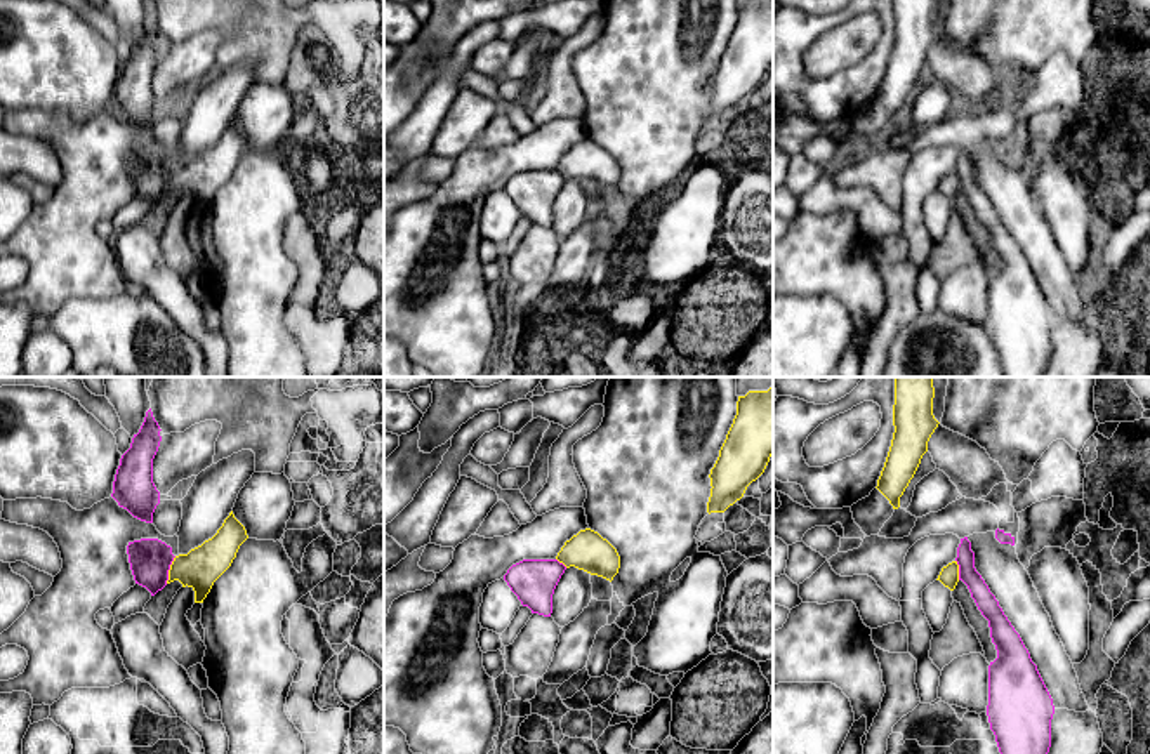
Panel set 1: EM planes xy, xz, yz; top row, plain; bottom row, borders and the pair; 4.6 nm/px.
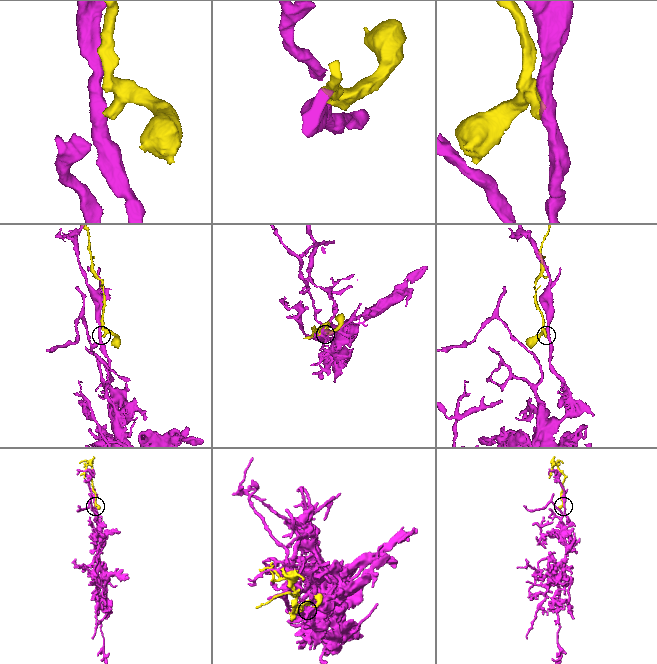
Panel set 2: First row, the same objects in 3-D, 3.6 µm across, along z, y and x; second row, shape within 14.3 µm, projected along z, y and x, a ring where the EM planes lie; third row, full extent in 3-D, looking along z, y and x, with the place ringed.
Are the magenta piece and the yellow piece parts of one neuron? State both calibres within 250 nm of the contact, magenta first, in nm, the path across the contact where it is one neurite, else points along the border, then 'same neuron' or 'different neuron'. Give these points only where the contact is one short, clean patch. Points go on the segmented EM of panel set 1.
190/180 nm | along xy (176, 556), (165, 582) | different neuron

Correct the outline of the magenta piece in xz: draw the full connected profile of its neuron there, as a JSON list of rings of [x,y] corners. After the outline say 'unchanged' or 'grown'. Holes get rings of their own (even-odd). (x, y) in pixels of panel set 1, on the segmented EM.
[[[523,559],[507,570],[504,580],[532,613],[551,617],[552,594],[565,570],[558,559]]]; unchanged

